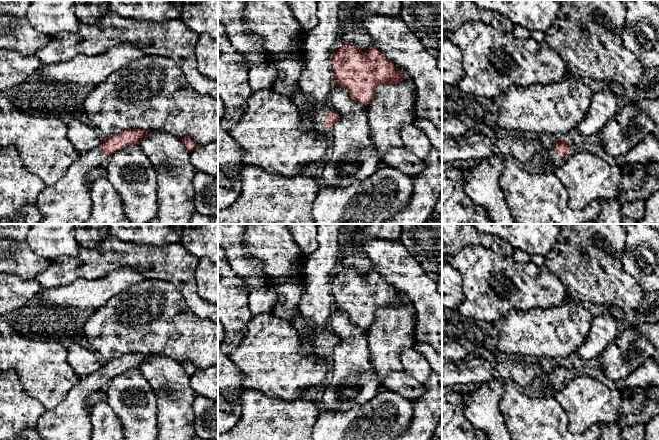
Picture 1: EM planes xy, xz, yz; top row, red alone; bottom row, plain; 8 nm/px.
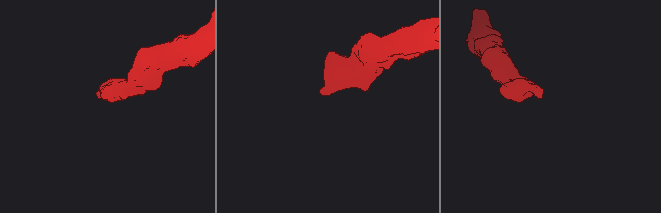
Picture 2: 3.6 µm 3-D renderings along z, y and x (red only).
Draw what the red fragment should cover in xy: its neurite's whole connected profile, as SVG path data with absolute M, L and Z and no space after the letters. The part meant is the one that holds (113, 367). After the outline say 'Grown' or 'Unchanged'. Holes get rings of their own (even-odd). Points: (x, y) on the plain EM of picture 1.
M128 353L106 361L99 371L79 377L77 384L69 391L67 397L54 409L46 410L38 419L36 430L42 440L90 440L92 425L87 398L95 392L104 390L106 382L128 369L139 368L140 363L150 355Z. Grown

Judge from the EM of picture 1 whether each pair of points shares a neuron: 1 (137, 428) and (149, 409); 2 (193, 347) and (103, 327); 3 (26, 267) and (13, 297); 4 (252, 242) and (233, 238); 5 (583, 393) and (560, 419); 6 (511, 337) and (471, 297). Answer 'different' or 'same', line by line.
1: same
2: same
3: different
4: different
5: different
6: different

